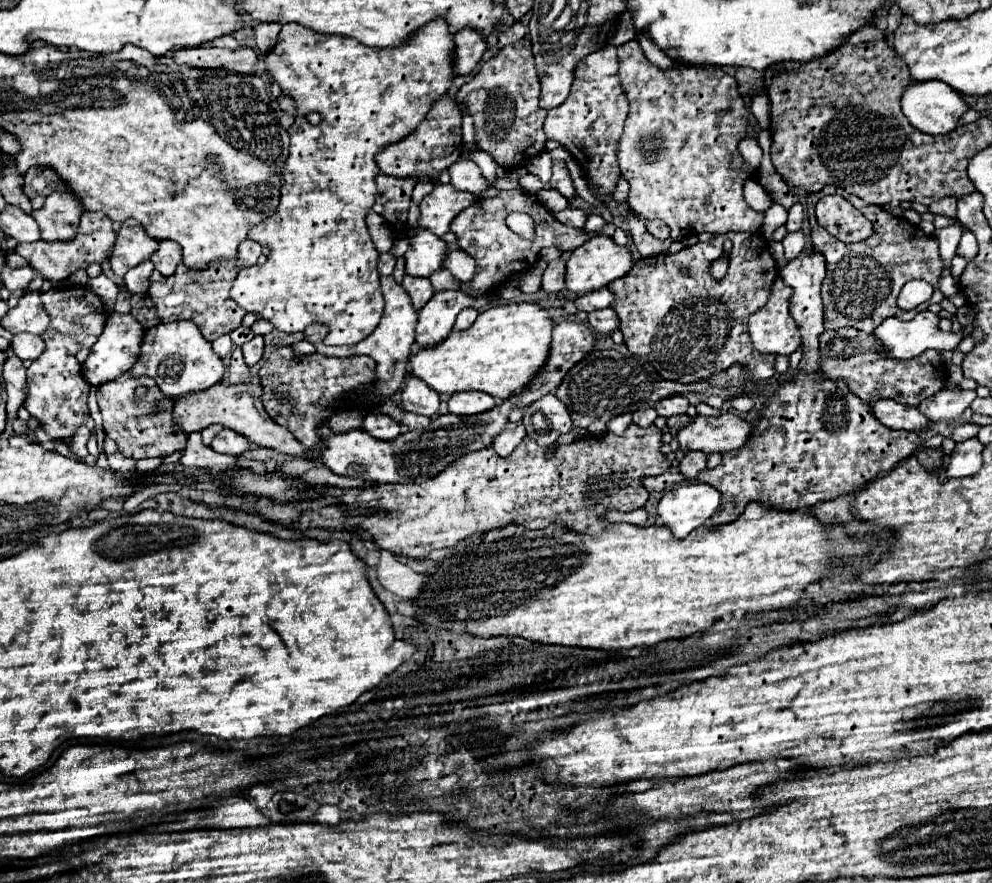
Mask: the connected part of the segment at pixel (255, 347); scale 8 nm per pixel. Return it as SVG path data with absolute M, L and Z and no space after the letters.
M255 336L253 340L245 342L241 348L243 348L243 356L245 356L247 366L257 364L263 356L263 336Z

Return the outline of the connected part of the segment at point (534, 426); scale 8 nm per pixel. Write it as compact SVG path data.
M547 394L527 406L523 426L527 436L533 438L539 446L551 446L561 434L567 434L573 428L573 422L565 404L555 394Z

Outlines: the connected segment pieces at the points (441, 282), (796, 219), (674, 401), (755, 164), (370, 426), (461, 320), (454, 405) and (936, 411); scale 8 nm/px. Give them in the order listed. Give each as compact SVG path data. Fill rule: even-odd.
M447 268L437 270L429 280L431 280L431 284L433 284L435 290L445 290L445 288L455 288L455 290L459 290L459 286L461 286L461 282L459 282Z
M797 202L789 208L789 220L787 220L785 228L789 232L793 232L793 230L799 230L801 224L803 224L803 206L801 206L801 202Z
M671 396L671 398L665 398L661 402L657 402L655 410L659 412L659 416L675 416L675 414L685 414L689 408L689 400L685 396Z
M747 134L743 136L743 140L739 142L739 154L743 158L743 162L755 170L755 174L759 174L759 166L761 166L761 158L763 158L763 150L757 142L755 136Z
M367 414L363 420L363 430L377 440L393 440L401 434L401 424L385 414Z
M475 308L461 310L459 316L457 316L457 320L455 320L455 328L457 328L457 330L465 330L465 328L469 328L469 326L475 322L477 314L479 314L479 312L477 312Z
M459 392L449 398L449 412L451 414L461 414L461 416L471 416L485 412L495 406L495 398L483 392Z
M953 388L953 390L939 390L937 394L933 394L931 398L925 398L917 410L927 416L931 422L941 422L941 420L955 420L963 414L965 408L969 408L969 404L975 400L975 392L971 390L961 390L961 388Z

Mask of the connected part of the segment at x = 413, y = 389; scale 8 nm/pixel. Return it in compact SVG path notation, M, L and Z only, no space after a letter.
M407 376L401 400L403 400L405 410L427 416L427 418L433 418L439 410L439 394L431 390L429 386L425 386L425 382L413 376Z

